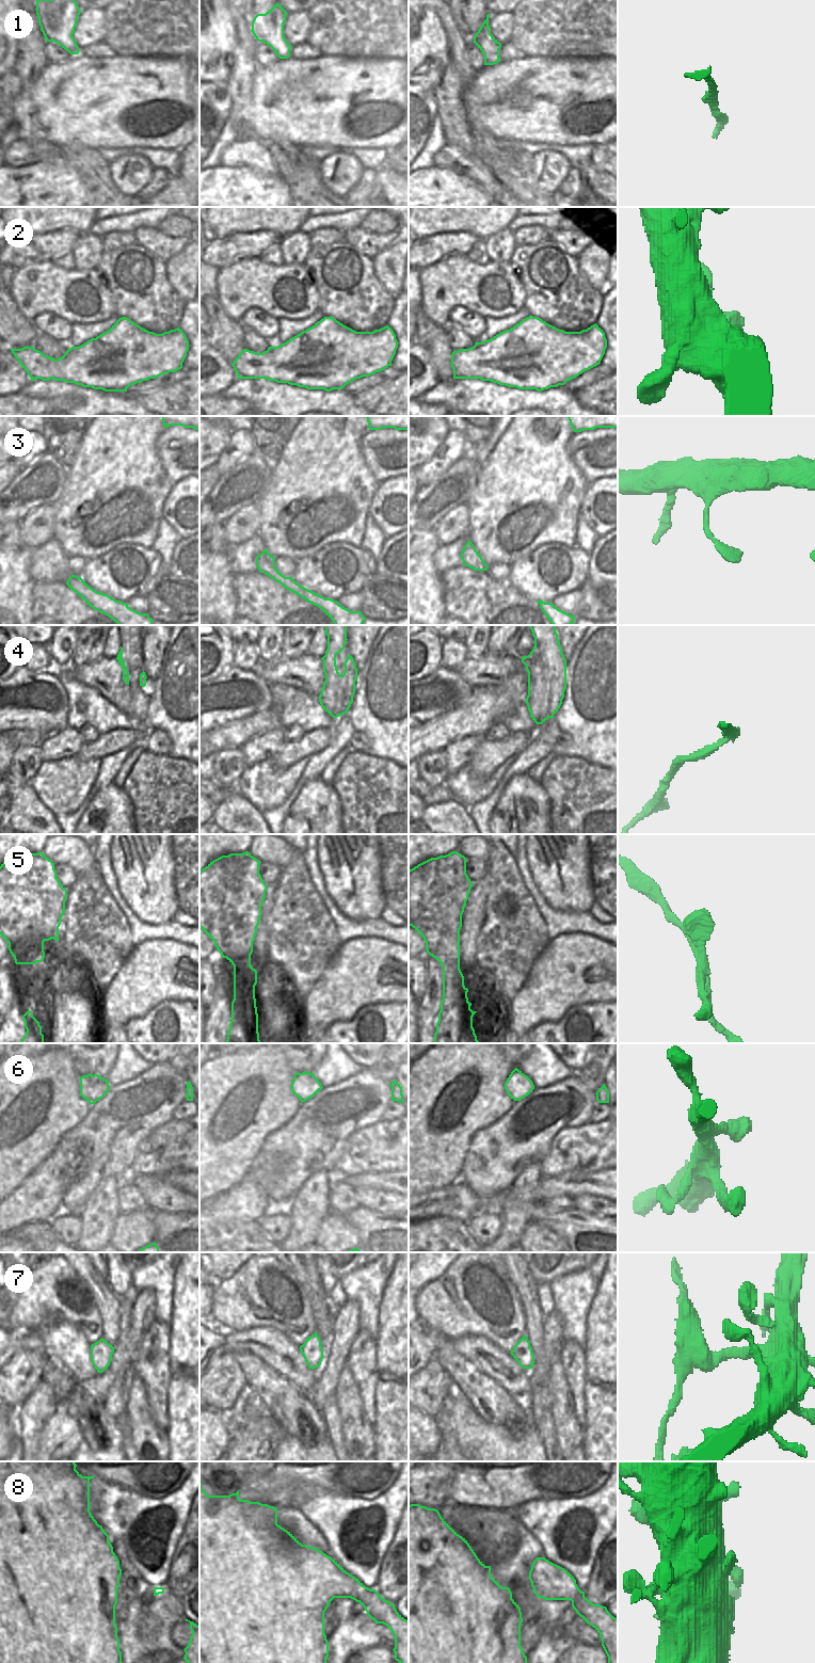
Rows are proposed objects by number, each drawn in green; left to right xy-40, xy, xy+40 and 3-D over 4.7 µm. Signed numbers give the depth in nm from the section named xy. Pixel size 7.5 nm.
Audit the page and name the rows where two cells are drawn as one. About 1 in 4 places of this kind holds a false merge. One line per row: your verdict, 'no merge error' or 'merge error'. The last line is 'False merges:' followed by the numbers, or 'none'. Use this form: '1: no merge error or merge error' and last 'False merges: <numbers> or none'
1: no merge error
2: no merge error
3: no merge error
4: merge error
5: no merge error
6: no merge error
7: merge error
8: no merge error
False merges: 4, 7

